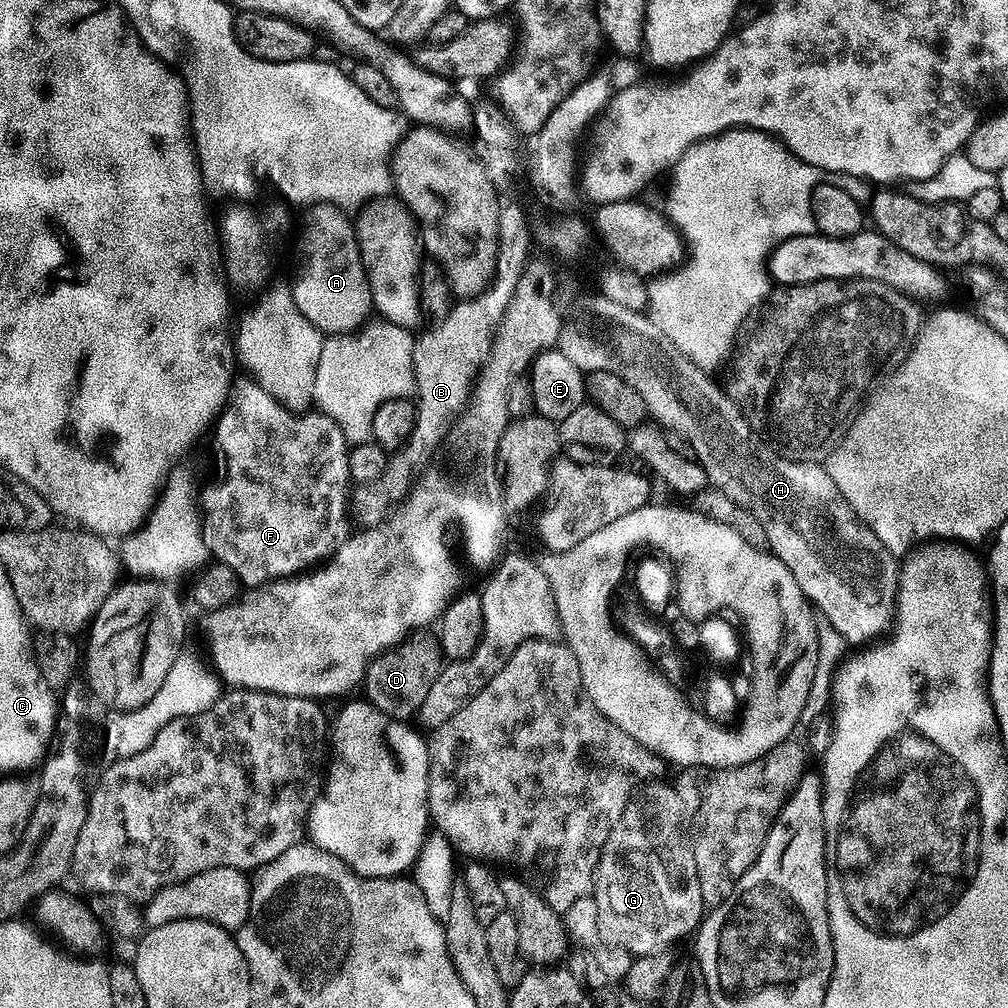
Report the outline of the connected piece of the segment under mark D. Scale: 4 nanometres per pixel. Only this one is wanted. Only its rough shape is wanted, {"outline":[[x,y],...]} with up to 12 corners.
{"outline":[[409,635],[364,671],[368,703],[411,721],[440,675],[435,639]]}

